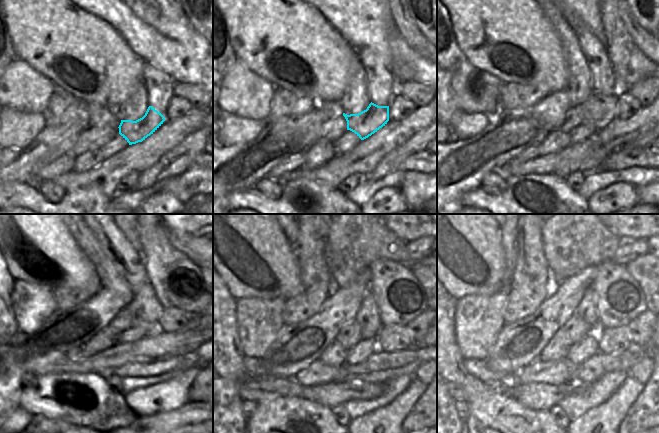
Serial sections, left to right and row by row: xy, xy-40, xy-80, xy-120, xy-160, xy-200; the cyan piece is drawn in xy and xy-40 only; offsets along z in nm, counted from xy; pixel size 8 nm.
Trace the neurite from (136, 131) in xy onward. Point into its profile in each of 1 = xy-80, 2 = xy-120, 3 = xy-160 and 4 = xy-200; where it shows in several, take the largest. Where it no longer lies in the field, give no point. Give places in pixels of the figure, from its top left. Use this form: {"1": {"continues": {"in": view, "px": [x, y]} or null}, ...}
{"1": {"continues": {"in": "xy-80", "px": [598, 111]}}, "2": {"continues": {"in": "xy-120", "px": [146, 329]}}, "3": {"continues": {"in": "xy-160", "px": [367, 318]}}, "4": {"continues": {"in": "xy-200", "px": [587, 309]}}}

